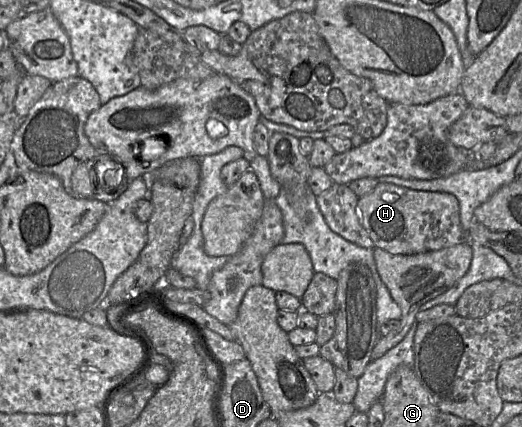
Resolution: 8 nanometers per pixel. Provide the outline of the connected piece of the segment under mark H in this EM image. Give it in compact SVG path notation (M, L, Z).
M379 183L373 191L359 198L358 211L361 224L375 247L391 254L416 254L440 250L467 241L460 221L458 199L451 193L419 191L391 183Z

